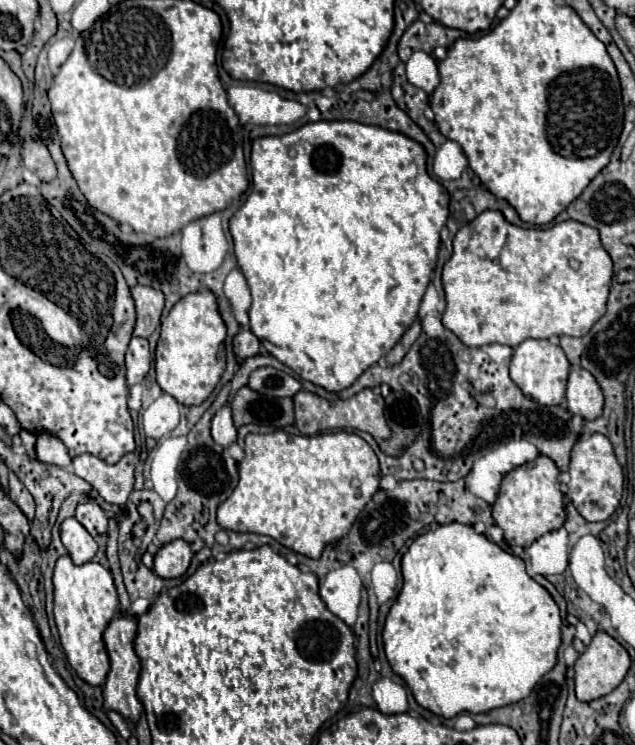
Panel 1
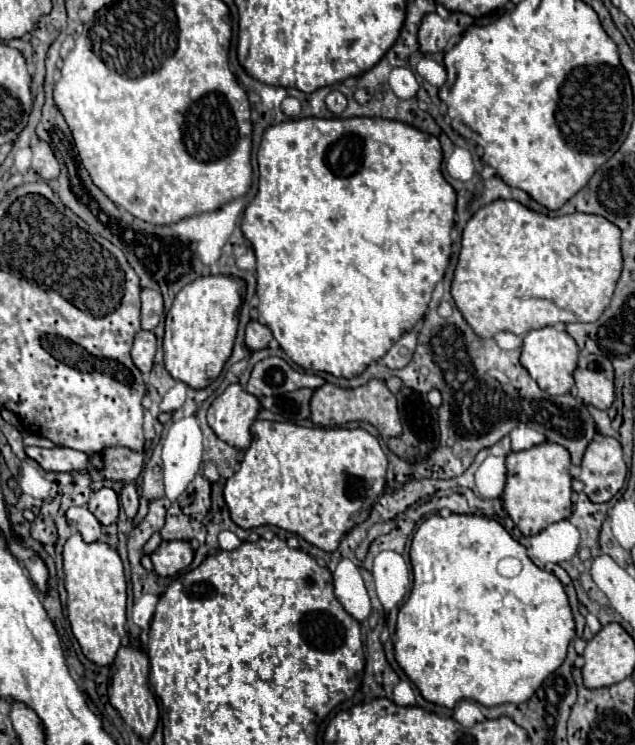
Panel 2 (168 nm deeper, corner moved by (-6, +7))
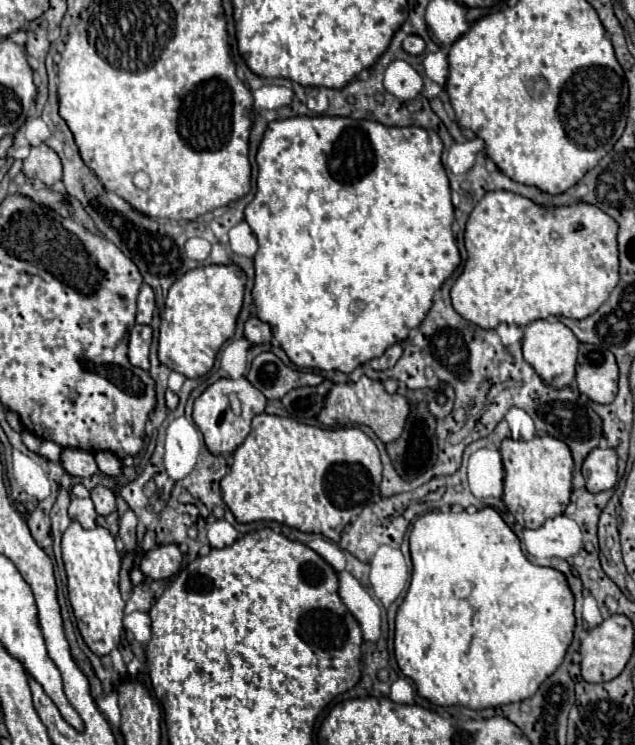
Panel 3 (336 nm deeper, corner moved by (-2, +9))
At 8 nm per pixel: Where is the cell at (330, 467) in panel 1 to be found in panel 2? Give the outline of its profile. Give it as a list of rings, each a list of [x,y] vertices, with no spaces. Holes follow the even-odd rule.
[[[255,421],[251,425],[251,447],[245,451],[239,471],[225,483],[225,501],[231,519],[243,529],[275,525],[303,537],[307,543],[335,551],[339,539],[351,527],[363,523],[385,489],[387,455],[379,441],[365,429],[303,427],[285,421]]]

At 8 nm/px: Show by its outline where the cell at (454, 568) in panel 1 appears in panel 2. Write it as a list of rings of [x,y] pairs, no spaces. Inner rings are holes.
[[[433,515],[427,521],[423,521],[419,525],[419,529],[412,536],[410,548],[411,570],[413,575],[413,586],[409,599],[405,601],[405,605],[399,609],[397,617],[397,633],[395,633],[395,659],[399,663],[399,667],[407,673],[407,677],[419,687],[423,699],[453,709],[459,701],[463,699],[473,699],[481,705],[487,707],[495,707],[501,703],[525,703],[537,689],[539,685],[545,681],[547,675],[551,675],[563,661],[567,655],[567,647],[569,641],[575,637],[575,623],[573,623],[573,615],[571,615],[571,607],[567,601],[567,595],[563,591],[561,581],[553,575],[547,573],[543,569],[539,569],[529,557],[527,557],[527,549],[517,543],[495,519],[487,519],[487,517],[477,517],[477,515],[449,515],[449,517],[439,517]],[[503,557],[517,557],[523,561],[523,573],[507,579],[501,577],[497,573],[497,563]]]

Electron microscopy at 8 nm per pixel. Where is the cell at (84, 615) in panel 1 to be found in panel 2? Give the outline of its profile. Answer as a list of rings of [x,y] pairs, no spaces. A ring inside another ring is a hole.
[[[79,533],[71,535],[63,547],[67,617],[83,655],[103,667],[115,661],[121,639],[125,637],[125,573],[121,557],[107,543],[85,543]]]

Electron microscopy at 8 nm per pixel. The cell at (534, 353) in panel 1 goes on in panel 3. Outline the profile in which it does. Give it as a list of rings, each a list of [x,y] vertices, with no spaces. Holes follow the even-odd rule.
[[[537,319],[525,327],[523,357],[529,365],[533,365],[533,369],[543,377],[543,381],[553,385],[555,389],[561,389],[561,387],[567,387],[573,383],[577,347],[579,347],[579,339],[573,335],[573,331],[569,327],[565,327],[557,319]]]

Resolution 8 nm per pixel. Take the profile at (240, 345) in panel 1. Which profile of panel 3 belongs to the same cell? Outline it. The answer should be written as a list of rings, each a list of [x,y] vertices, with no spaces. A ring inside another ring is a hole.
[[[249,317],[245,323],[245,339],[255,345],[269,343],[271,341],[271,327],[257,317]]]

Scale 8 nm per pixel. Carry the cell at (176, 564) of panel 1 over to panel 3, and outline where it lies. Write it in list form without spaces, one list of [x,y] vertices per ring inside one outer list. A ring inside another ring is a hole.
[[[155,545],[141,561],[141,573],[151,579],[167,579],[181,567],[183,555],[177,545]]]

